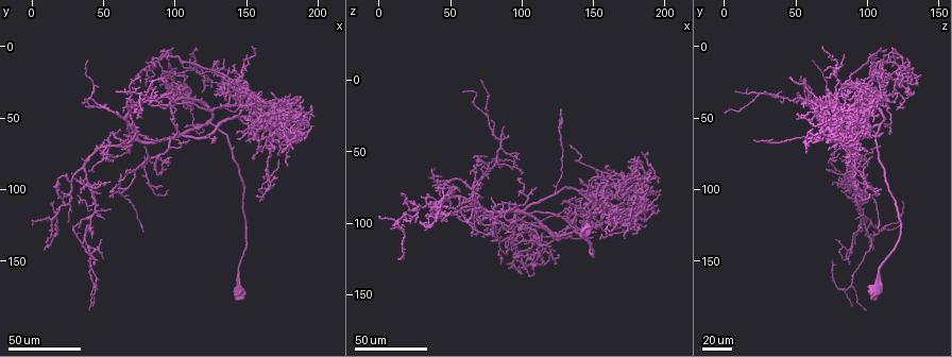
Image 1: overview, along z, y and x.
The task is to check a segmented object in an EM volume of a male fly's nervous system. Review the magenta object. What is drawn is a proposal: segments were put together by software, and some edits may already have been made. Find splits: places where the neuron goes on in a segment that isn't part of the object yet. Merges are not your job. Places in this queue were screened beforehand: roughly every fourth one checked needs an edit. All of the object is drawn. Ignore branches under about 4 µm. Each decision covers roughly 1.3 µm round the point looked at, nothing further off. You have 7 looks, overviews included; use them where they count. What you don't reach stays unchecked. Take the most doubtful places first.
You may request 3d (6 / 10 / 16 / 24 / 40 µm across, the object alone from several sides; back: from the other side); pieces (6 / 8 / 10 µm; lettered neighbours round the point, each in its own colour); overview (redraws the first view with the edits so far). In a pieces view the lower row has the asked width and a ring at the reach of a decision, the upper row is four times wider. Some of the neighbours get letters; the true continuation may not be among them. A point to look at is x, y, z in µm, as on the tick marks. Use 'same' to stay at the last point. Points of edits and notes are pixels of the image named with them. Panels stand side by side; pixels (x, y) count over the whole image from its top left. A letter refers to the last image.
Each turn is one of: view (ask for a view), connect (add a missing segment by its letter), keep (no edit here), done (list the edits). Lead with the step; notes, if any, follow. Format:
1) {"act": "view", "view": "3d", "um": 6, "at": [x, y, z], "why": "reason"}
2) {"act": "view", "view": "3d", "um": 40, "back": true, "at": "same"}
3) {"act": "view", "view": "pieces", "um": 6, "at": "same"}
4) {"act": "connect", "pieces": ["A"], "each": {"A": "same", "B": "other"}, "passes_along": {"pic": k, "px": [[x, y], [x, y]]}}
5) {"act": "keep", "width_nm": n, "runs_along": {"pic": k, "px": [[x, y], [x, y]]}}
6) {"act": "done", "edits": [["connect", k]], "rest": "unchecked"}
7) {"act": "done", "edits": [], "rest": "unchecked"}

{"act": "view", "view": "3d", "um": 40, "at": [96, 82, 88], "why": "long arm stops here"}

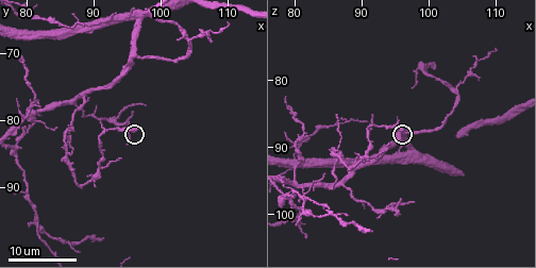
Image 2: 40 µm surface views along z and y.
{"act": "view", "view": "pieces", "um": 6, "at": [96.5, 81.0, 87.5]}

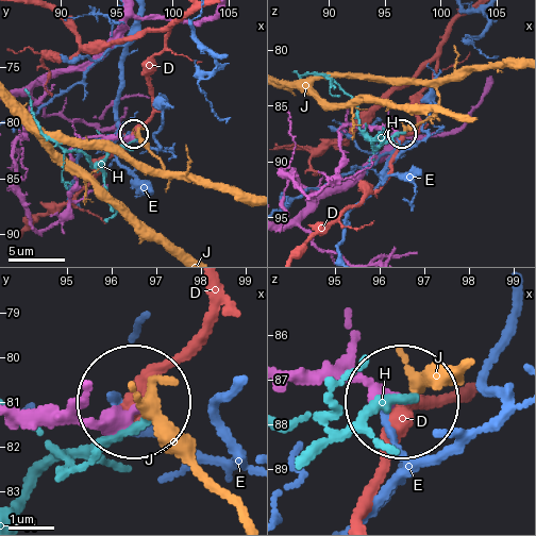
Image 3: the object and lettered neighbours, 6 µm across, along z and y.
{"act": "keep", "each": {"D": "other", "E": "other", "H": "other", "J": "other"}, "found": "no lettered segment goes on from it"}

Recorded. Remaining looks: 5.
{"act": "view", "view": "3d", "um": 24, "at": [108, 22, 134], "why": "long arm stops here"}

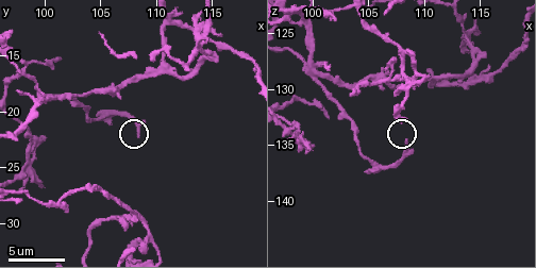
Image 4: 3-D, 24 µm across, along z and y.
{"act": "view", "view": "pieces", "um": 8, "at": [108.2, 22.0, 134.6]}

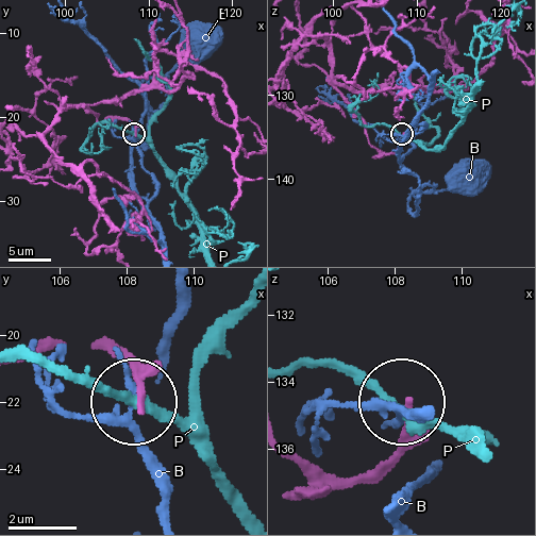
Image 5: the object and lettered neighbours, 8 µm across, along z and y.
{"act": "keep", "each": {"B": "other", "P": "other"}, "found": "no lettered segment goes on from it"}

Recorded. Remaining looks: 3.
{"act": "view", "view": "3d", "um": 24, "at": [192, 54, 88], "why": "an open end"}

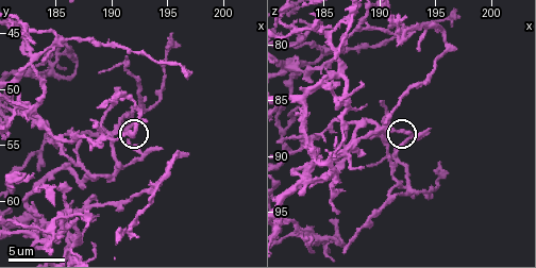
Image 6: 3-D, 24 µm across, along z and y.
{"act": "view", "view": "pieces", "um": 6, "at": [194.6, 55.2, 87.6]}

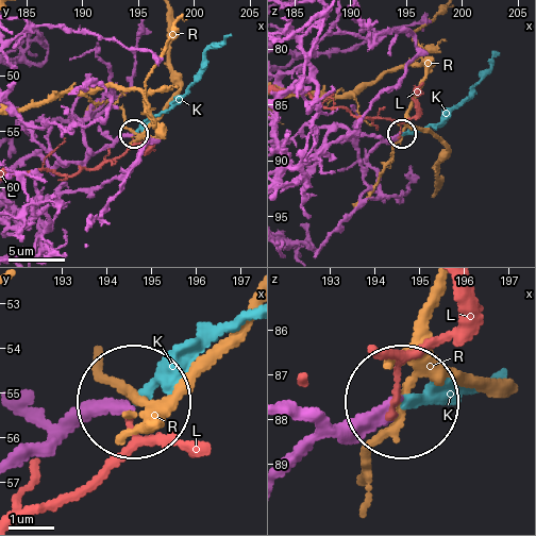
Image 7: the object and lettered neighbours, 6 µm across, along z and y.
{"act": "connect", "pieces": ["K"], "each": {"K": "same", "L": "other", "R": "other"}, "found": "the neuron continues"}

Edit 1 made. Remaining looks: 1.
{"act": "done", "edits": [["connect", 7]], "rest": "unchecked"}

